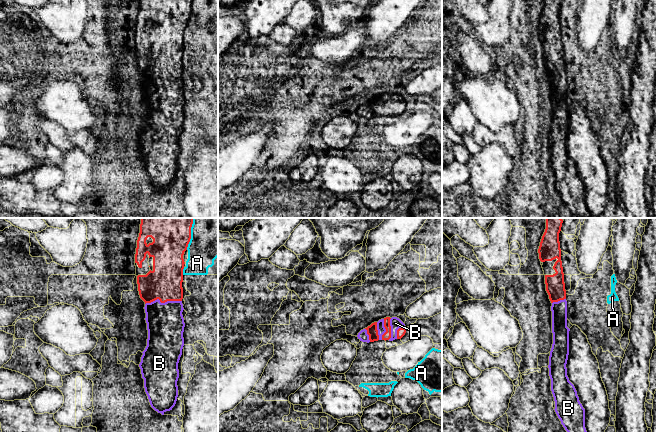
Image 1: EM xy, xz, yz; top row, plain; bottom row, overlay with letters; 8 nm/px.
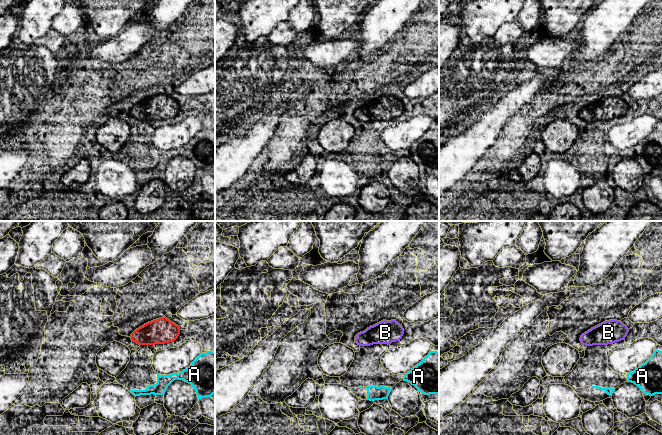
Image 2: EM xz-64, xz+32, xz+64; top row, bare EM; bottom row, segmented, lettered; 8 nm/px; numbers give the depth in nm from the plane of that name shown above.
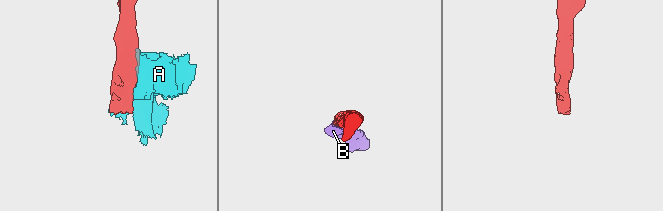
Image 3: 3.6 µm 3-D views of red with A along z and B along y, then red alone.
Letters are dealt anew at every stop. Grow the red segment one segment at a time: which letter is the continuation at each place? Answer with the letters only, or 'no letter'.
B

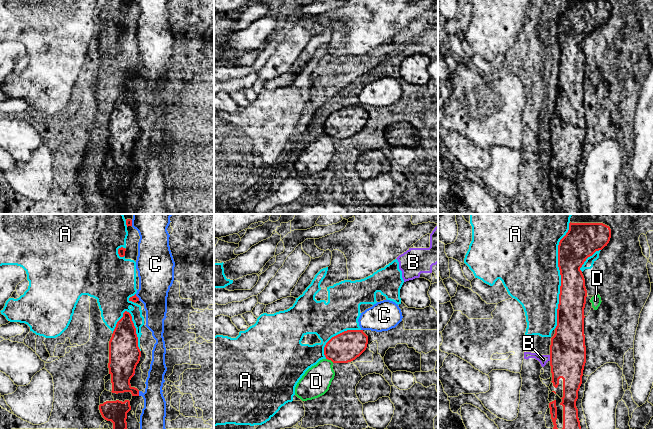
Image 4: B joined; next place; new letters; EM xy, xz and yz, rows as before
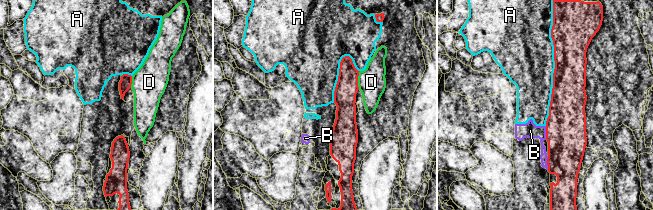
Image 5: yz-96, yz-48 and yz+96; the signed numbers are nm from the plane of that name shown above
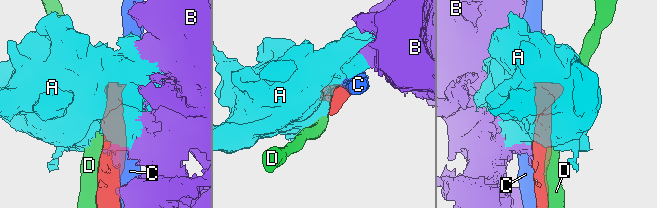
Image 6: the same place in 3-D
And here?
no letter

